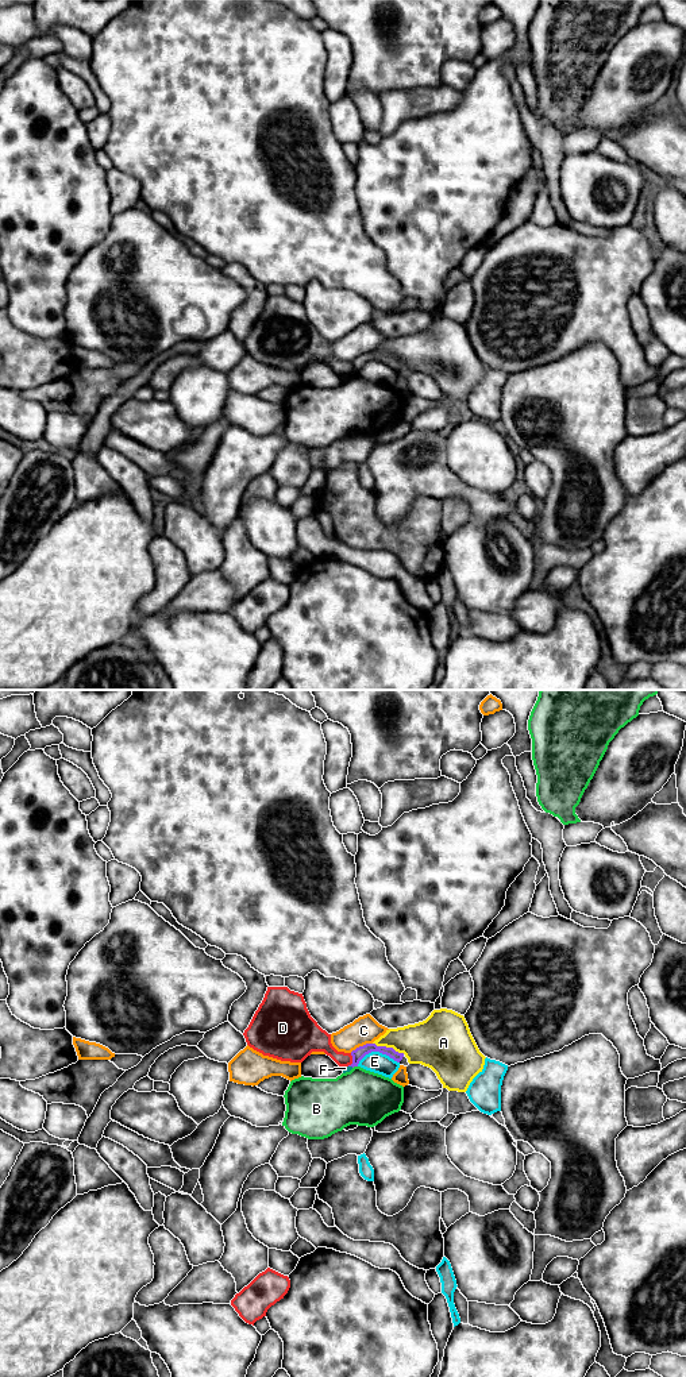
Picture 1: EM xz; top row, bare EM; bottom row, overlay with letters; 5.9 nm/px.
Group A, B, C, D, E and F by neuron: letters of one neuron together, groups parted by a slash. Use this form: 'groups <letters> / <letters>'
groups A / B / C / D / E / F

